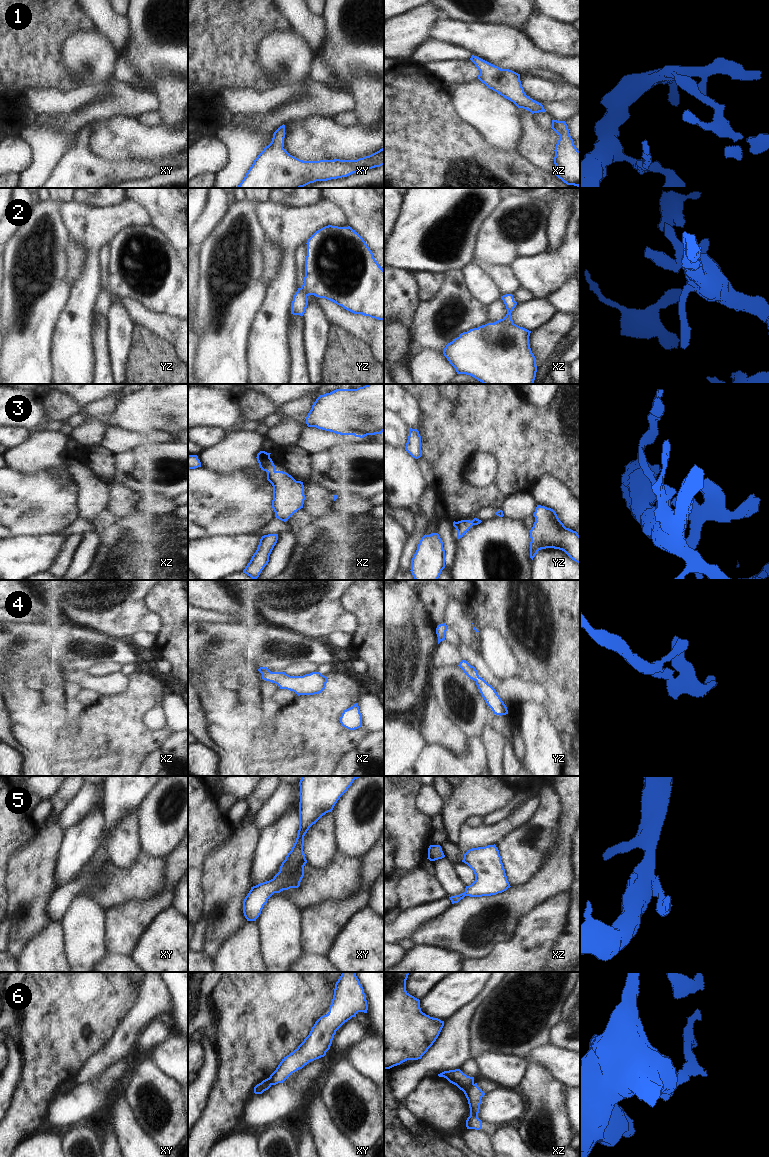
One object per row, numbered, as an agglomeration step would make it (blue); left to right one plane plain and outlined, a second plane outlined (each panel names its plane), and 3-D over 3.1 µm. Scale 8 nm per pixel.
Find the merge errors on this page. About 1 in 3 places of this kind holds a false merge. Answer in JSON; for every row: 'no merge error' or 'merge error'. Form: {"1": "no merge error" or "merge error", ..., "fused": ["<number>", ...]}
{"1": "no merge error", "2": "no merge error", "3": "no merge error", "4": "no merge error", "5": "no merge error", "6": "merge error", "fused": ["6"]}

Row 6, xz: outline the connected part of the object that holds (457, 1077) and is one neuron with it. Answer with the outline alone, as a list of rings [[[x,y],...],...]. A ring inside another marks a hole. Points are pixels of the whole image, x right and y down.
[[[460,1069],[444,1071],[438,1074],[438,1076],[446,1078],[463,1092],[467,1091],[474,1084],[474,1077],[467,1076]]]

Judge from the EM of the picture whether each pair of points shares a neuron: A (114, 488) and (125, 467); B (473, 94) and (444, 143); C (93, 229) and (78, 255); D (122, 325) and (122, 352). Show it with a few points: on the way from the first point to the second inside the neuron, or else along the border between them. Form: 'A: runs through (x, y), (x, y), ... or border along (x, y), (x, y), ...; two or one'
A: border along (112, 480), (137, 494); two
B: border along (450, 95), (456, 113), (477, 132); two
C: border along (71, 236), (84, 249), (87, 256), (82, 271); two
D: runs through (122, 332), (122, 345); one

